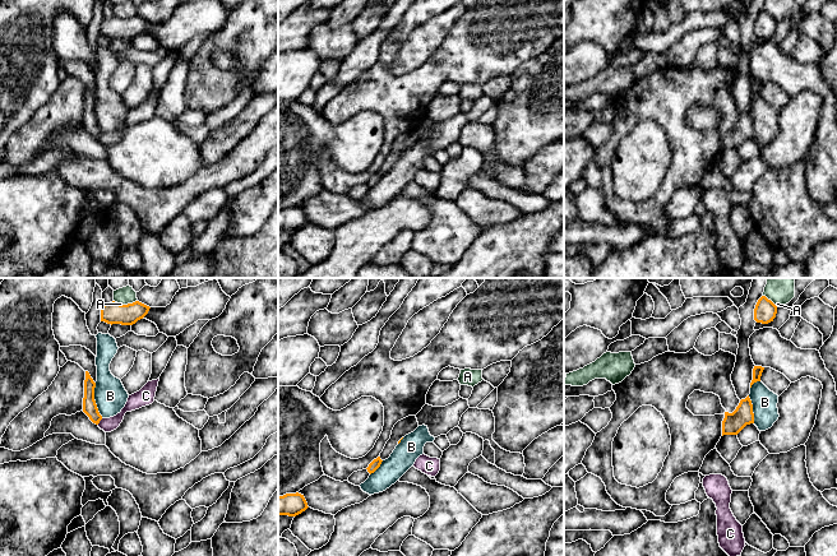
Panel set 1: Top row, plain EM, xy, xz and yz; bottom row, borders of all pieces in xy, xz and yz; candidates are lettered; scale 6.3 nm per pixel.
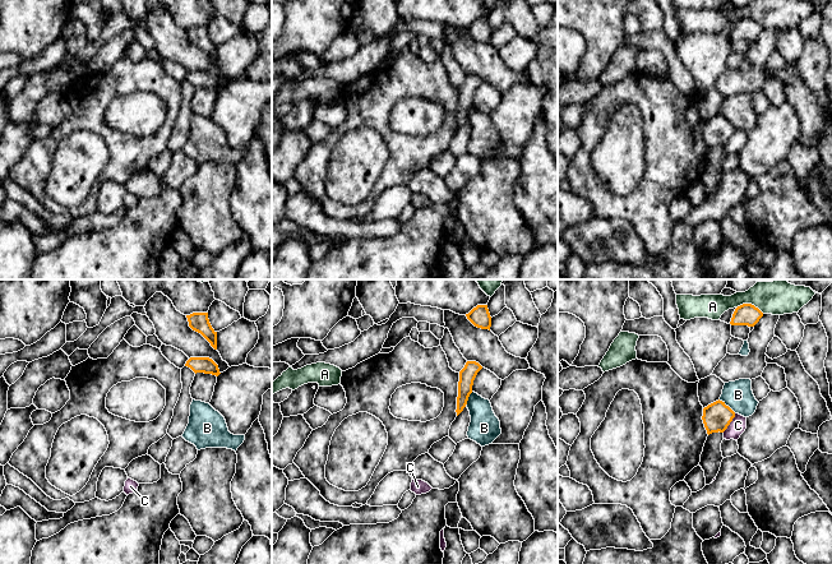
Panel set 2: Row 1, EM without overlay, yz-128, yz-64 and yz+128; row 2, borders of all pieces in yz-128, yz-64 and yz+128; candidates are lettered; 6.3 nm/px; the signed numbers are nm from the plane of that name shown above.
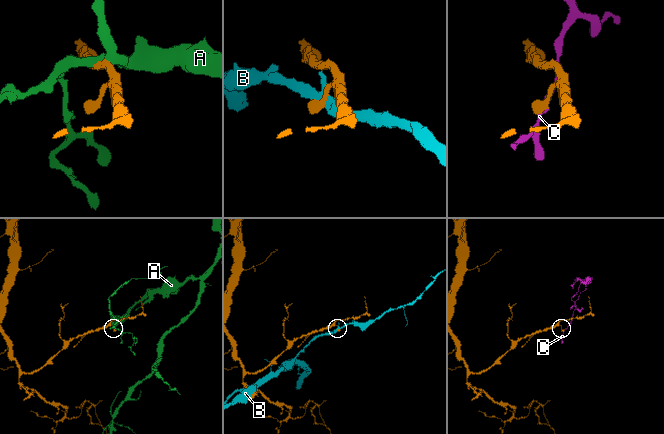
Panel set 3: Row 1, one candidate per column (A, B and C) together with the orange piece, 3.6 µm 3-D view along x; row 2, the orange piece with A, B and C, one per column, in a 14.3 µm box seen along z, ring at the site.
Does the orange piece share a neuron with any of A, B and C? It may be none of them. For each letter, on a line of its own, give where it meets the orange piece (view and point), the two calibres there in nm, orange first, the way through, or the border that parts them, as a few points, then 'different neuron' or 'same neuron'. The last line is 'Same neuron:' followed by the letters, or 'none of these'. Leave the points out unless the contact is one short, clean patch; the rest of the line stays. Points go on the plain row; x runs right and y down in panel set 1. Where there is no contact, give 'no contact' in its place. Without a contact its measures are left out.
A: contact xy (125, 19); calibres 140 and 110 nm; border xy (114, 14), (120, 18), (137, 15); different neuron
B: contact xy (95, 115); calibres 90 and 200 nm; border xy (95, 97), (95, 117), (102, 131); different neuron
C: contact xy (100, 134); calibres 90 and 100 nm; border xy (102, 133), (97, 138); different neuron
Same neuron: none of these

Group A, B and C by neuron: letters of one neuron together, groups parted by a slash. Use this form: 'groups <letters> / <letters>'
groups A / B / C

